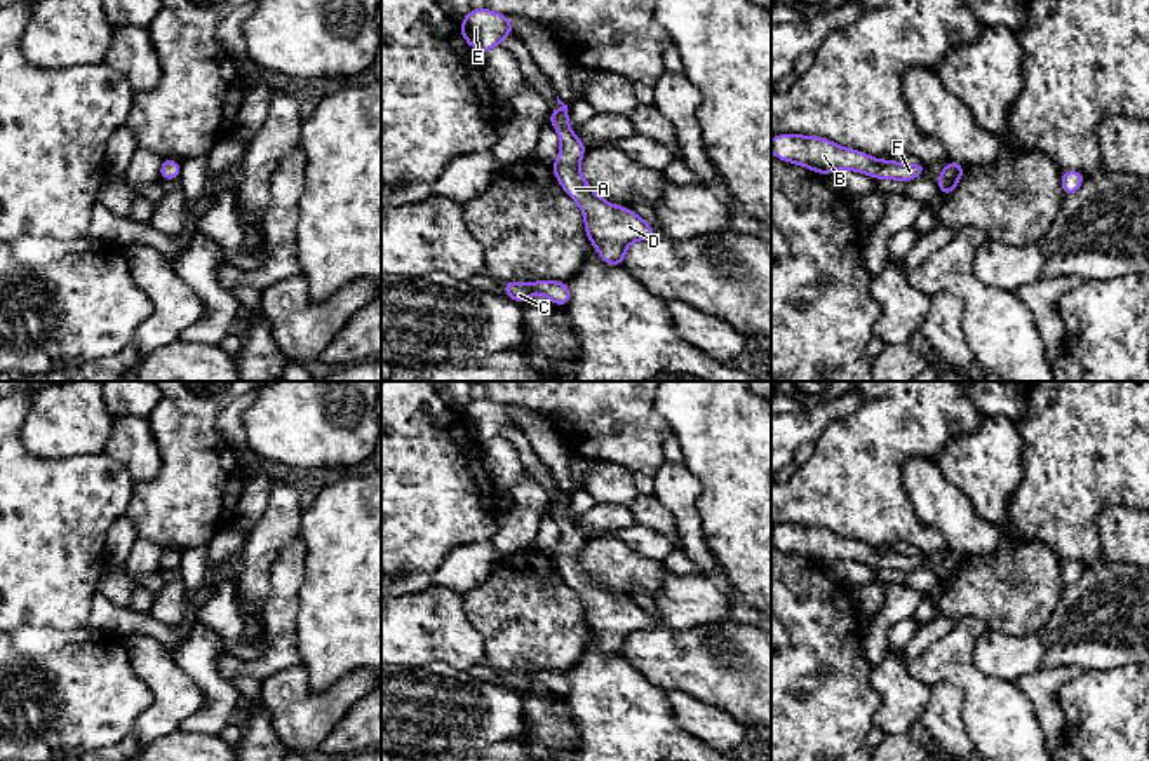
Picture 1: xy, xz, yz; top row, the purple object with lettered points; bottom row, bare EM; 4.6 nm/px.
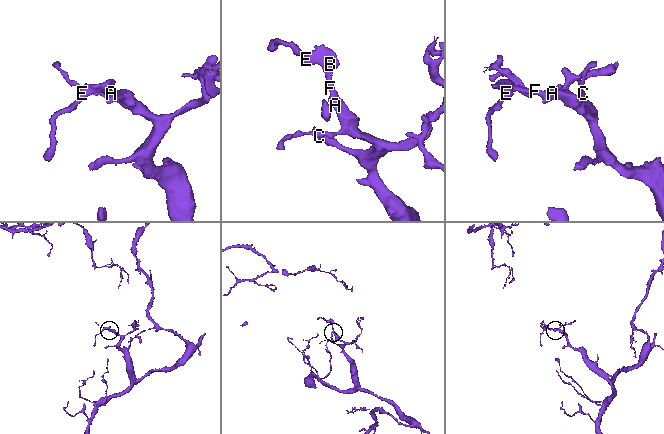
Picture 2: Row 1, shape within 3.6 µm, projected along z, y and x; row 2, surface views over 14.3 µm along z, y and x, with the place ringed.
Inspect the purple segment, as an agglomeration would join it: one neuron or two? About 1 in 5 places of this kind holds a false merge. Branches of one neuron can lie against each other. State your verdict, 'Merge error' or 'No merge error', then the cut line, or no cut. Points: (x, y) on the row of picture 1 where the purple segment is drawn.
No merge error. No split

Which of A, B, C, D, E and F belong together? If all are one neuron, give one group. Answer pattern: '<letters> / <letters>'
A B C D E F

